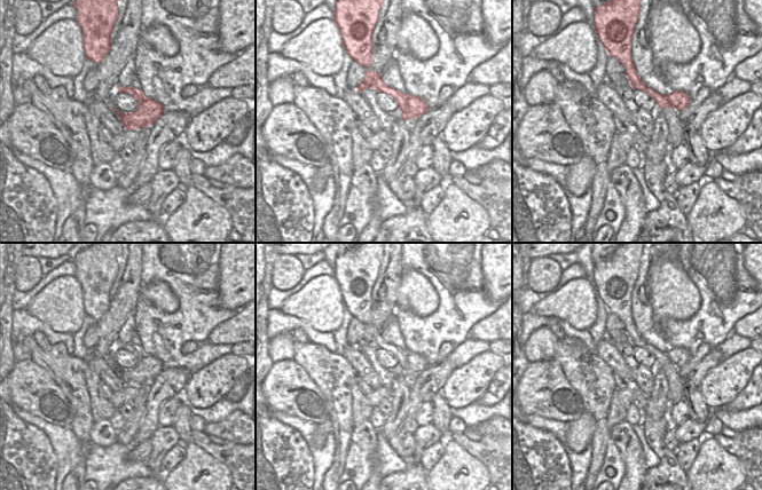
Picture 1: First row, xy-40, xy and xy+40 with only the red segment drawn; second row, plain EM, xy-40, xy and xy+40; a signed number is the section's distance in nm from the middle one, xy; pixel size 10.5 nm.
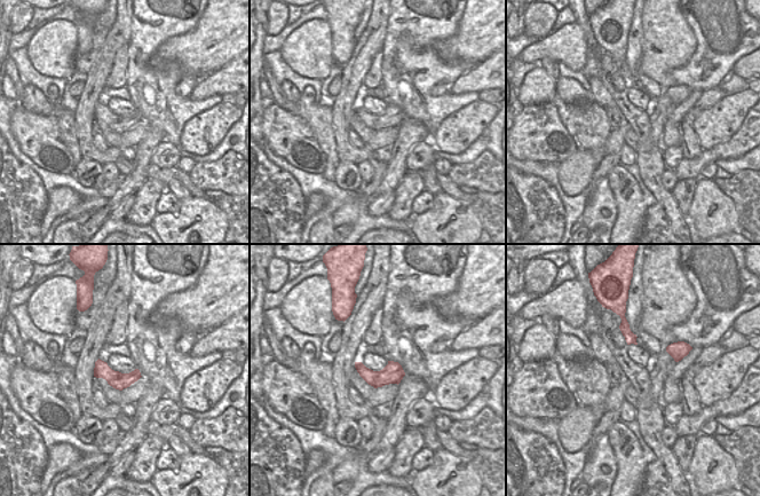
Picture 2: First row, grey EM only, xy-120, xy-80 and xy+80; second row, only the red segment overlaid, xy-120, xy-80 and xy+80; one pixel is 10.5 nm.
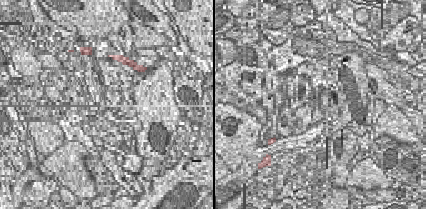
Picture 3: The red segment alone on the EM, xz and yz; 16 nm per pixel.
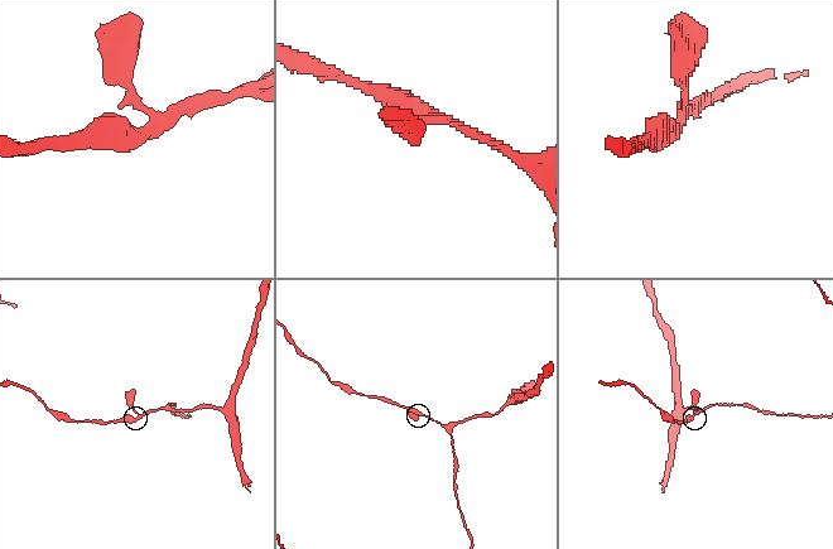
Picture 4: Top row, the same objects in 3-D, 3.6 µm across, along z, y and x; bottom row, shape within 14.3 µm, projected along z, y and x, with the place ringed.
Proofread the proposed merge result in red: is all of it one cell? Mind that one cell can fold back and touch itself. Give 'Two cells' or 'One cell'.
Two cells

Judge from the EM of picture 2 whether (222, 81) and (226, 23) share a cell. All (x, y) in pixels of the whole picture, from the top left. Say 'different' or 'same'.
different

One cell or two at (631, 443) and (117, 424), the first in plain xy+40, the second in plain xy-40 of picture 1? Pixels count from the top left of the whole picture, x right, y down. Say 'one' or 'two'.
two

